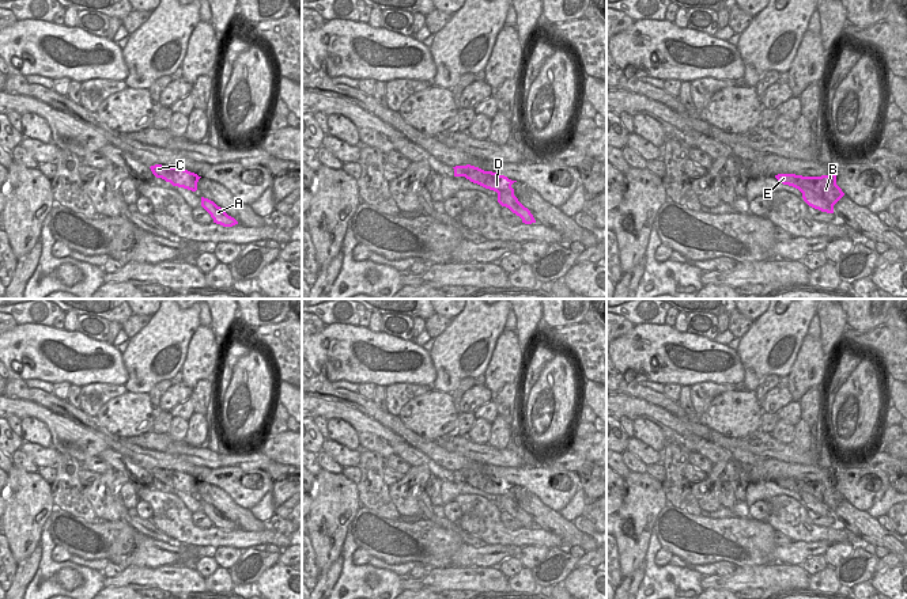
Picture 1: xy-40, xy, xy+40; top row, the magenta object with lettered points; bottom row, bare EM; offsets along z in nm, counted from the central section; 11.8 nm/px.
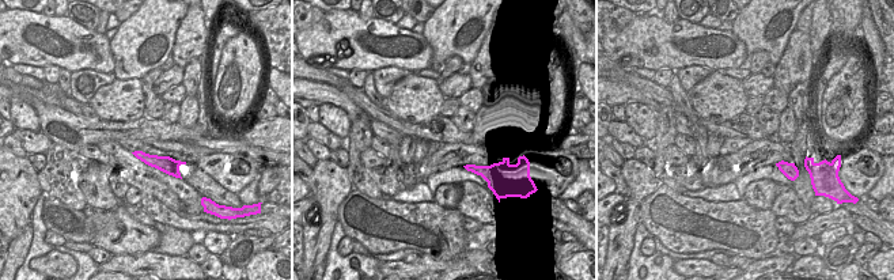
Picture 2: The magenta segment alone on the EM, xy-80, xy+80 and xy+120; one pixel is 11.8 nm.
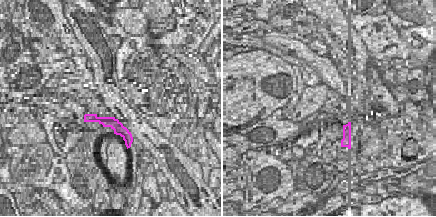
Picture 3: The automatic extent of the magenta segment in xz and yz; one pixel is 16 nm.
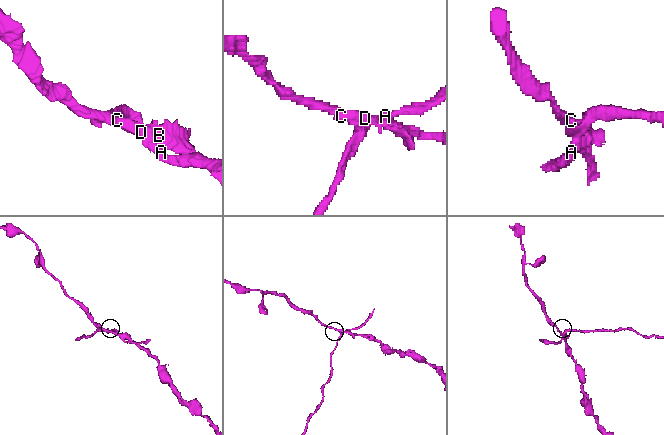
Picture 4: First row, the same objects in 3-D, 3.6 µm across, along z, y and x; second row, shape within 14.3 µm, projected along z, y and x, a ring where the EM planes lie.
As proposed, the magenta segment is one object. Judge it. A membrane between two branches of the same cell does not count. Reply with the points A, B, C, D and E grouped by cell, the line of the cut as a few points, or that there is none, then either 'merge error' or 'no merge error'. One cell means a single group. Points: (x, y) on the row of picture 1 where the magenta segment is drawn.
groups A / B C D E; cut xy+40 (798, 188), (811, 188), (832, 207); merge error

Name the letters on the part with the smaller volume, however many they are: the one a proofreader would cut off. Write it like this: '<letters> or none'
A

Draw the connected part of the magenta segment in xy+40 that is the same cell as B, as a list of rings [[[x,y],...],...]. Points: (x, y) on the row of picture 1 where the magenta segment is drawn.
[[[832,168],[831,175],[821,177],[802,177],[795,174],[778,174],[775,178],[783,183],[795,189],[808,187],[812,189],[819,197],[824,198],[831,206],[834,206],[844,193],[836,185],[836,174]]]

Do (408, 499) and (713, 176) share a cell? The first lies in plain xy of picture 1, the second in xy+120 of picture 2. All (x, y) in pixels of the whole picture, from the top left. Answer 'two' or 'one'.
two

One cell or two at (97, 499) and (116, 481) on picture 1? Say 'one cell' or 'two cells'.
one cell

